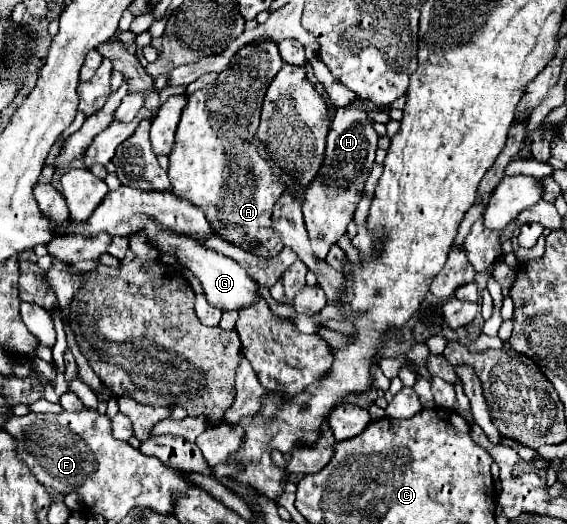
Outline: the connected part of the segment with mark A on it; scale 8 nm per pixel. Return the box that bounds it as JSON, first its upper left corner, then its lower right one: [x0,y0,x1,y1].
[168,45,286,257]

